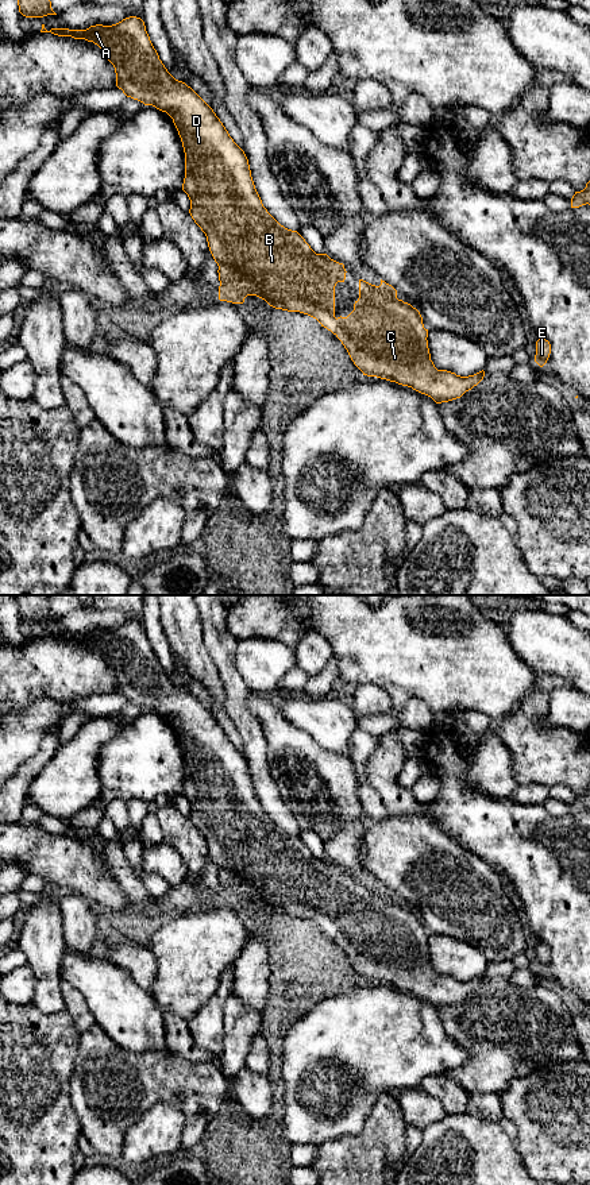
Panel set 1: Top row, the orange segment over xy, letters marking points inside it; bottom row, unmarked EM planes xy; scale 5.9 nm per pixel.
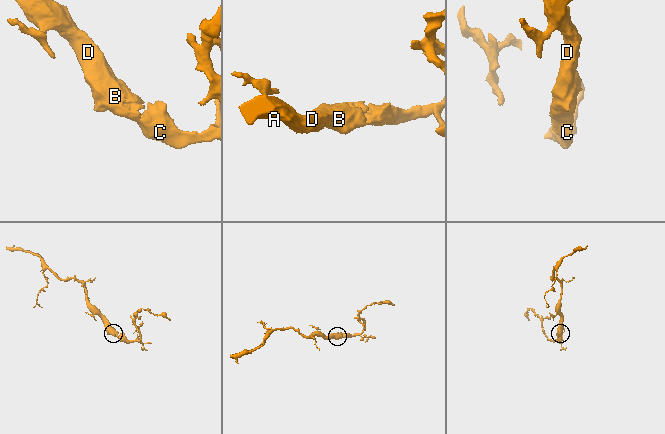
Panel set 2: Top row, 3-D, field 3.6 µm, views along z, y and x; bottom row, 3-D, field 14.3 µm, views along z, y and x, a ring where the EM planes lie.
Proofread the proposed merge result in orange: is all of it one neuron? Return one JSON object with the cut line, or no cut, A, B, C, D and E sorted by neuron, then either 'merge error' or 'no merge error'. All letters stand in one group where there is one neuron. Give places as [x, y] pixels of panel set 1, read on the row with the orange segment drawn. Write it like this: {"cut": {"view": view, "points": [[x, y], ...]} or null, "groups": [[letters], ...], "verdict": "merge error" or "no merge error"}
{"cut": null, "groups": [["A", "B", "C", "D", "E"]], "verdict": "no merge error"}

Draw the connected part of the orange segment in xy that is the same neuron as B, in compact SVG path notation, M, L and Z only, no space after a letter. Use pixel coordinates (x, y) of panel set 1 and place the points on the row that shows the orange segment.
M130 16L112 26L96 24L86 30L47 31L42 24L41 32L93 42L113 65L116 86L127 97L153 105L173 119L185 153L182 190L190 200L189 213L205 233L219 266L220 301L243 304L247 296L257 296L275 309L308 314L342 341L363 375L412 387L436 404L460 398L483 379L483 370L468 377L437 370L431 360L428 329L420 312L398 300L397 290L382 279L379 286L359 279L359 298L354 310L347 317L335 317L335 286L346 279L344 265L327 254L316 254L297 231L285 228L267 212L255 189L244 151L213 109L167 72L140 18Z

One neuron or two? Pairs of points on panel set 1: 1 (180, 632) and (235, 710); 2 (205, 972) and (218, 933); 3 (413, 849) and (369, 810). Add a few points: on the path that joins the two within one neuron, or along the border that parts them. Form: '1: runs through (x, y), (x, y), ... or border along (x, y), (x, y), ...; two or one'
1: border along (215, 666), (223, 684), (226, 709); two
2: runs through (205, 962), (205, 945), (208, 942); one
3: border along (389, 815), (380, 821), (369, 822); two

